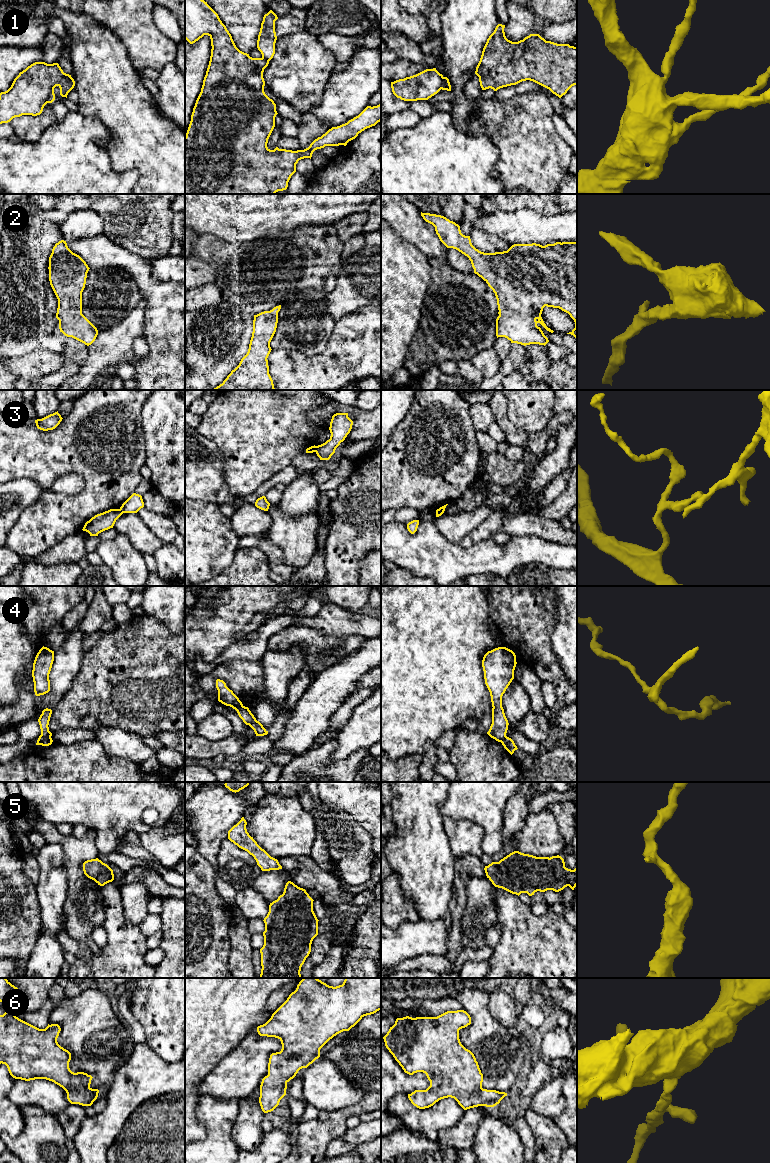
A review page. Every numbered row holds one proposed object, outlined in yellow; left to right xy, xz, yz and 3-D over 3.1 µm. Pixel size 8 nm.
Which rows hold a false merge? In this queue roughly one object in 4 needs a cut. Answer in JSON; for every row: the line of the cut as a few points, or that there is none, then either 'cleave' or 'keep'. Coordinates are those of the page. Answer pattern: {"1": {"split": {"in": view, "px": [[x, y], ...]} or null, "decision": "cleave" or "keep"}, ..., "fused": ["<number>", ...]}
{"1": {"split": {"in": "yz", "px": [[444, 77], [441, 88]]}, "decision": "cleave"}, "2": {"split": null, "decision": "keep"}, "3": {"split": {"in": "xz", "px": [[317, 446], [315, 451]]}, "decision": "cleave"}, "4": {"split": {"in": "xy", "px": [[50, 737], [38, 744]]}, "decision": "cleave"}, "5": {"split": null, "decision": "keep"}, "6": {"split": null, "decision": "keep"}, "fused": ["1", "3", "4"]}

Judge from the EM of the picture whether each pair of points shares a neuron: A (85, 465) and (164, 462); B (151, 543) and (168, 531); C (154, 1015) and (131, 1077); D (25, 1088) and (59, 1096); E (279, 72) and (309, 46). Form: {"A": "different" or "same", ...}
{"A": "different", "B": "different", "C": "different", "D": "same", "E": "same"}

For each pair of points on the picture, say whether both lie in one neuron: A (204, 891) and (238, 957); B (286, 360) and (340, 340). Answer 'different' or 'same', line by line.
A: different
B: same

